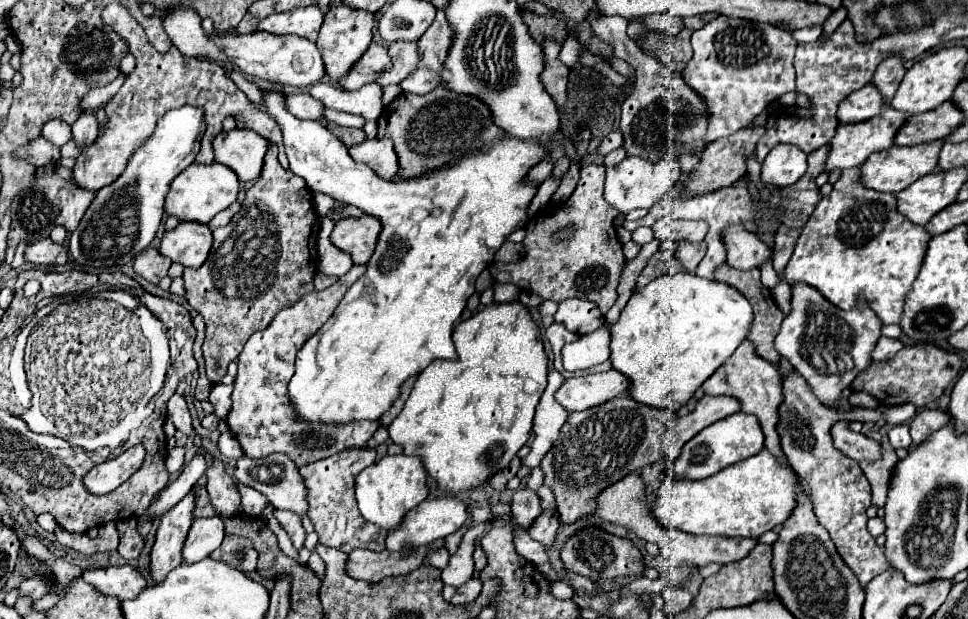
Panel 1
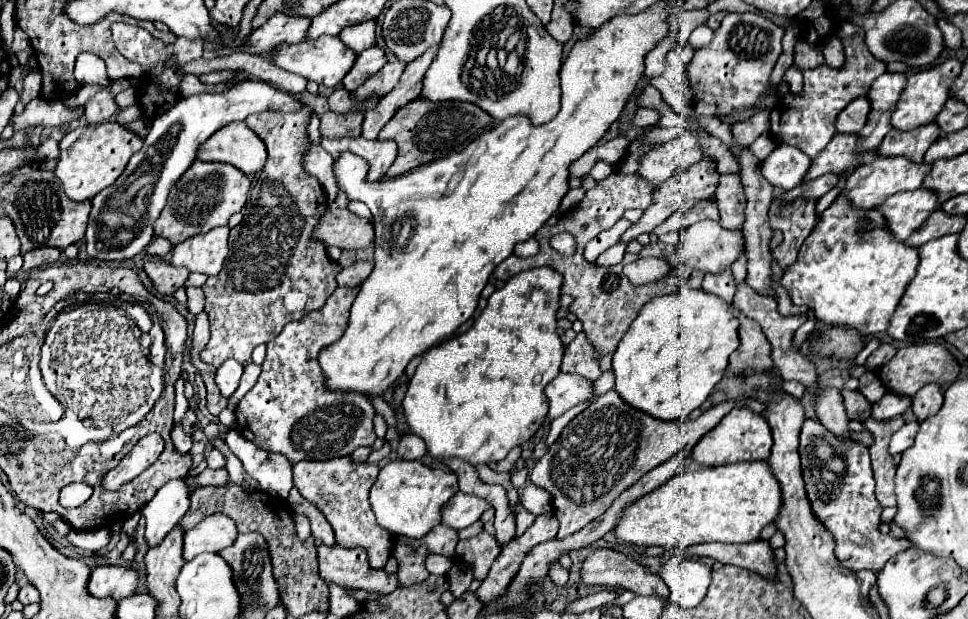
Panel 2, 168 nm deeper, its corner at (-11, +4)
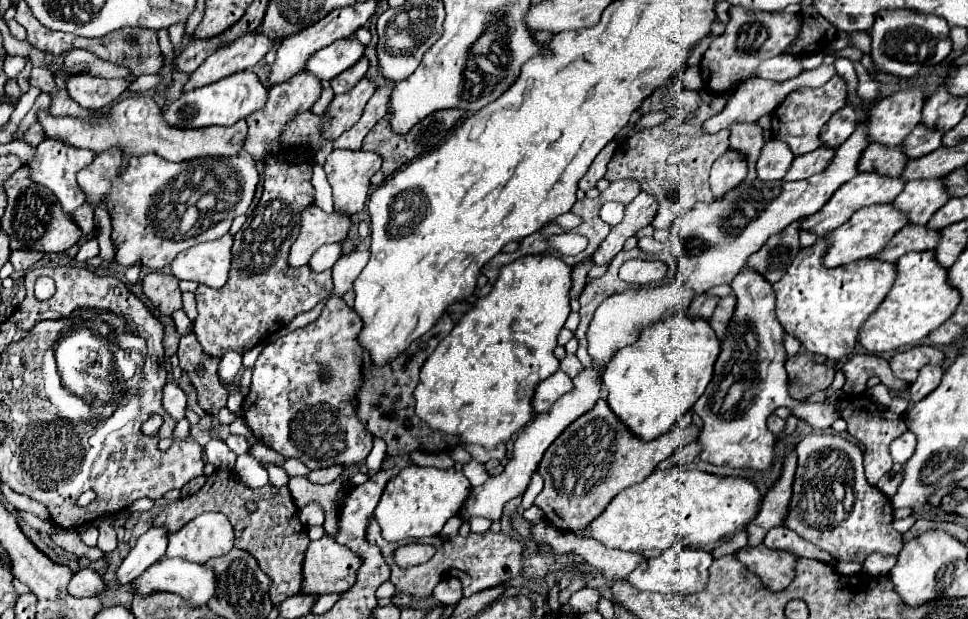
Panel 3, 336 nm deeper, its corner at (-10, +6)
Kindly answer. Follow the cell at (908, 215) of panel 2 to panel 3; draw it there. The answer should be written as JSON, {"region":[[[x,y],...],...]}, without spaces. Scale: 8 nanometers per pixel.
{"region":[[[882,203],[882,205],[868,205],[864,209],[858,209],[844,225],[840,225],[838,229],[834,229],[830,233],[830,245],[828,245],[828,253],[824,257],[824,265],[846,265],[850,261],[862,259],[862,257],[874,257],[878,255],[882,249],[886,249],[886,245],[890,243],[890,239],[908,223],[906,213],[902,213],[900,209],[896,209],[892,203]]]}

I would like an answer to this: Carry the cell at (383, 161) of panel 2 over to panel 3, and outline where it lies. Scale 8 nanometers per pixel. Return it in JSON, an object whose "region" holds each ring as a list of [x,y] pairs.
{"region":[[[334,149],[324,163],[334,195],[334,209],[348,215],[362,211],[370,189],[370,179],[380,165],[382,157],[378,157],[378,153],[364,149]]]}

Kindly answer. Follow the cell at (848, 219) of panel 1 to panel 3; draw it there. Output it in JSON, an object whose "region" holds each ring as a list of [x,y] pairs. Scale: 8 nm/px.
{"region":[[[822,235],[812,247],[804,247],[786,269],[786,275],[774,283],[776,315],[782,327],[796,335],[808,351],[838,361],[854,351],[858,329],[866,323],[870,313],[878,309],[894,285],[896,263],[868,257],[840,267],[826,267],[826,249],[828,235]]]}

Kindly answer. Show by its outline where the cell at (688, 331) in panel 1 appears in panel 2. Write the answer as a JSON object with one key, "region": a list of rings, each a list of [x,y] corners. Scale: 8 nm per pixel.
{"region":[[[681,289],[647,303],[613,355],[615,391],[637,411],[653,419],[679,421],[703,405],[727,369],[727,359],[739,345],[739,321],[733,311],[703,291]]]}

